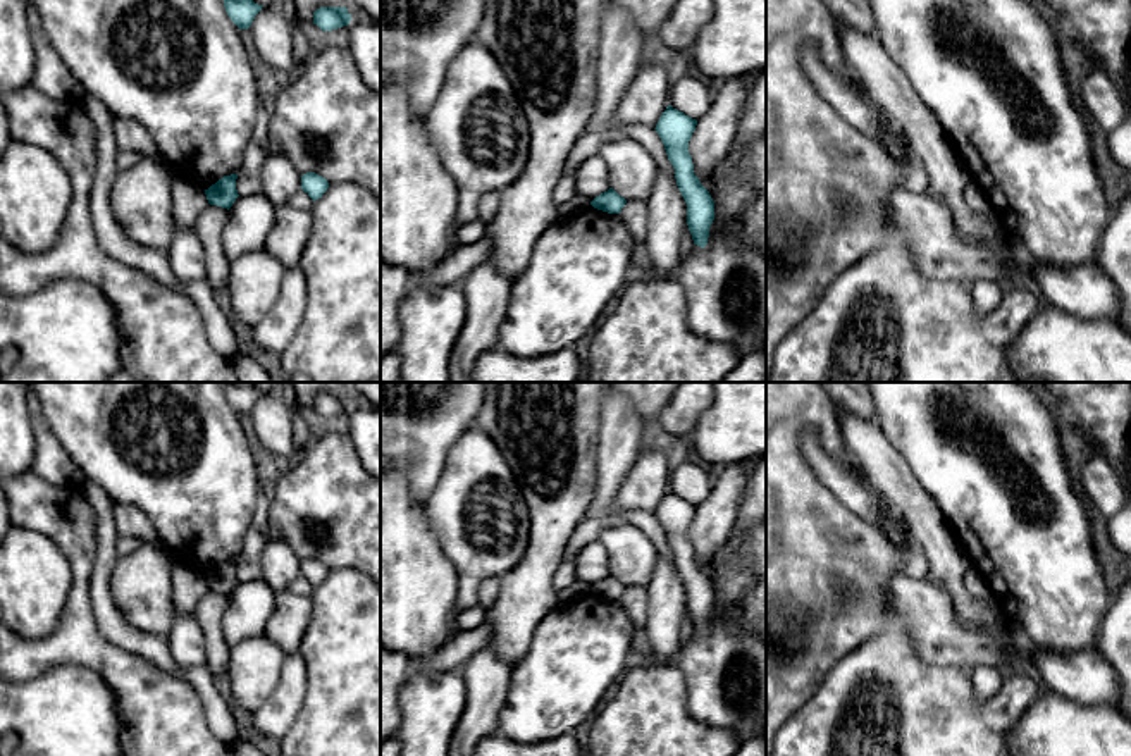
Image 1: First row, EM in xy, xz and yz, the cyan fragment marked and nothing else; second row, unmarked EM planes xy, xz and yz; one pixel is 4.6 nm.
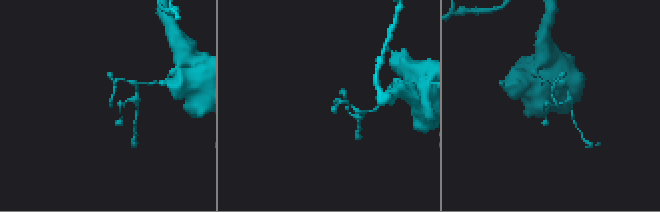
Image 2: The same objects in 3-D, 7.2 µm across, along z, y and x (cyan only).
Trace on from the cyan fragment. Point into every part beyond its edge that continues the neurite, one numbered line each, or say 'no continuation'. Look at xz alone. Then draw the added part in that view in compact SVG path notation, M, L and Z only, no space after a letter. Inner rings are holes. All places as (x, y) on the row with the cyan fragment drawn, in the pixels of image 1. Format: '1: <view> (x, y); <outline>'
no continuation

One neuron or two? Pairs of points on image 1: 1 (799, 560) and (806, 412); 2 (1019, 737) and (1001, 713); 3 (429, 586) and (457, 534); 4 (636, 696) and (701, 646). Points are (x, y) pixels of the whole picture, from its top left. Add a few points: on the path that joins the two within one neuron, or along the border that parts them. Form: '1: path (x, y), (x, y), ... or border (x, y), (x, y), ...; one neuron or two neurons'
1: path (789, 524), (789, 448); one neuron
2: border (1037, 696), (1006, 737); two neurons
3: border (427, 519), (444, 557), (457, 572), (457, 594); two neurons
4: border (673, 663), (684, 677), (687, 705); two neurons

